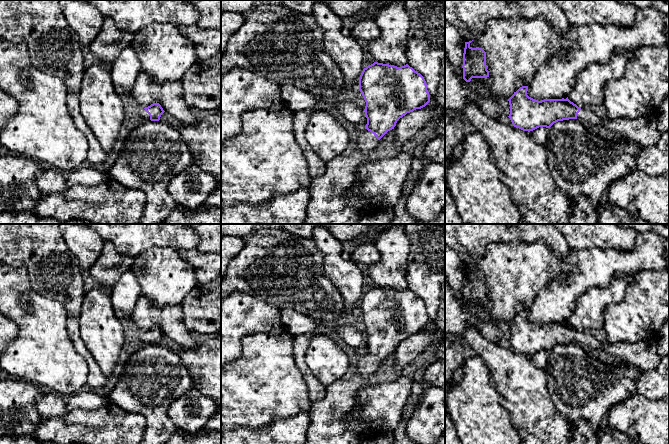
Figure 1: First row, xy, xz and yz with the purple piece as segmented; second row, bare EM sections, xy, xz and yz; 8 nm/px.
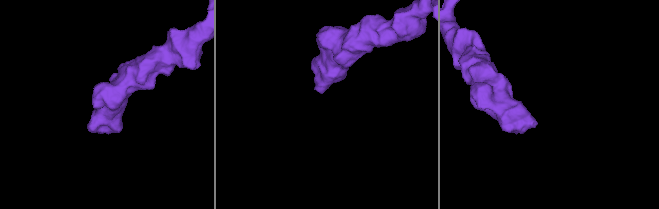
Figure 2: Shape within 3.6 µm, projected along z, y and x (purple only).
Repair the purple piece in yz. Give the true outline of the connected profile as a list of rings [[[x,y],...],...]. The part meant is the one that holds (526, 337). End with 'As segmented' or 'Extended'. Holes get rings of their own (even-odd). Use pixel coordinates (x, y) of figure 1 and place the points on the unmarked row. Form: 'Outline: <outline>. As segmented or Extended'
Outline: [[[522,310],[508,323],[510,329],[508,341],[514,351],[523,355],[530,356],[539,351],[550,352],[558,345],[578,343],[588,350],[606,352],[642,372],[656,369],[661,360],[657,352],[658,337],[638,343],[610,344],[606,340],[597,340],[590,331],[578,331],[568,321],[538,325],[529,321],[527,315],[528,310]]]. Extended

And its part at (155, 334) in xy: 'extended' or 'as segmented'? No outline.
extended

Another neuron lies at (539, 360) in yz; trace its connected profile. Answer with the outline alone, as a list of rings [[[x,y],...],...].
[[[539,351],[533,355],[530,355],[530,360],[533,366],[544,370],[547,365],[548,352]]]

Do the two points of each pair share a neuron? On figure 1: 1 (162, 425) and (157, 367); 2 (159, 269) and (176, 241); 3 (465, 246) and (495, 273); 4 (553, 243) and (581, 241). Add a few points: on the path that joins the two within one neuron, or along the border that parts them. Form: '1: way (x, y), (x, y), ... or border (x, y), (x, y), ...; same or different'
1: way (157, 411), (157, 381); same
2: border (148, 248), (172, 247), (176, 250); different
3: border (497, 243), (490, 243), (485, 253), (473, 264); different
4: border (562, 234), (571, 248); different

